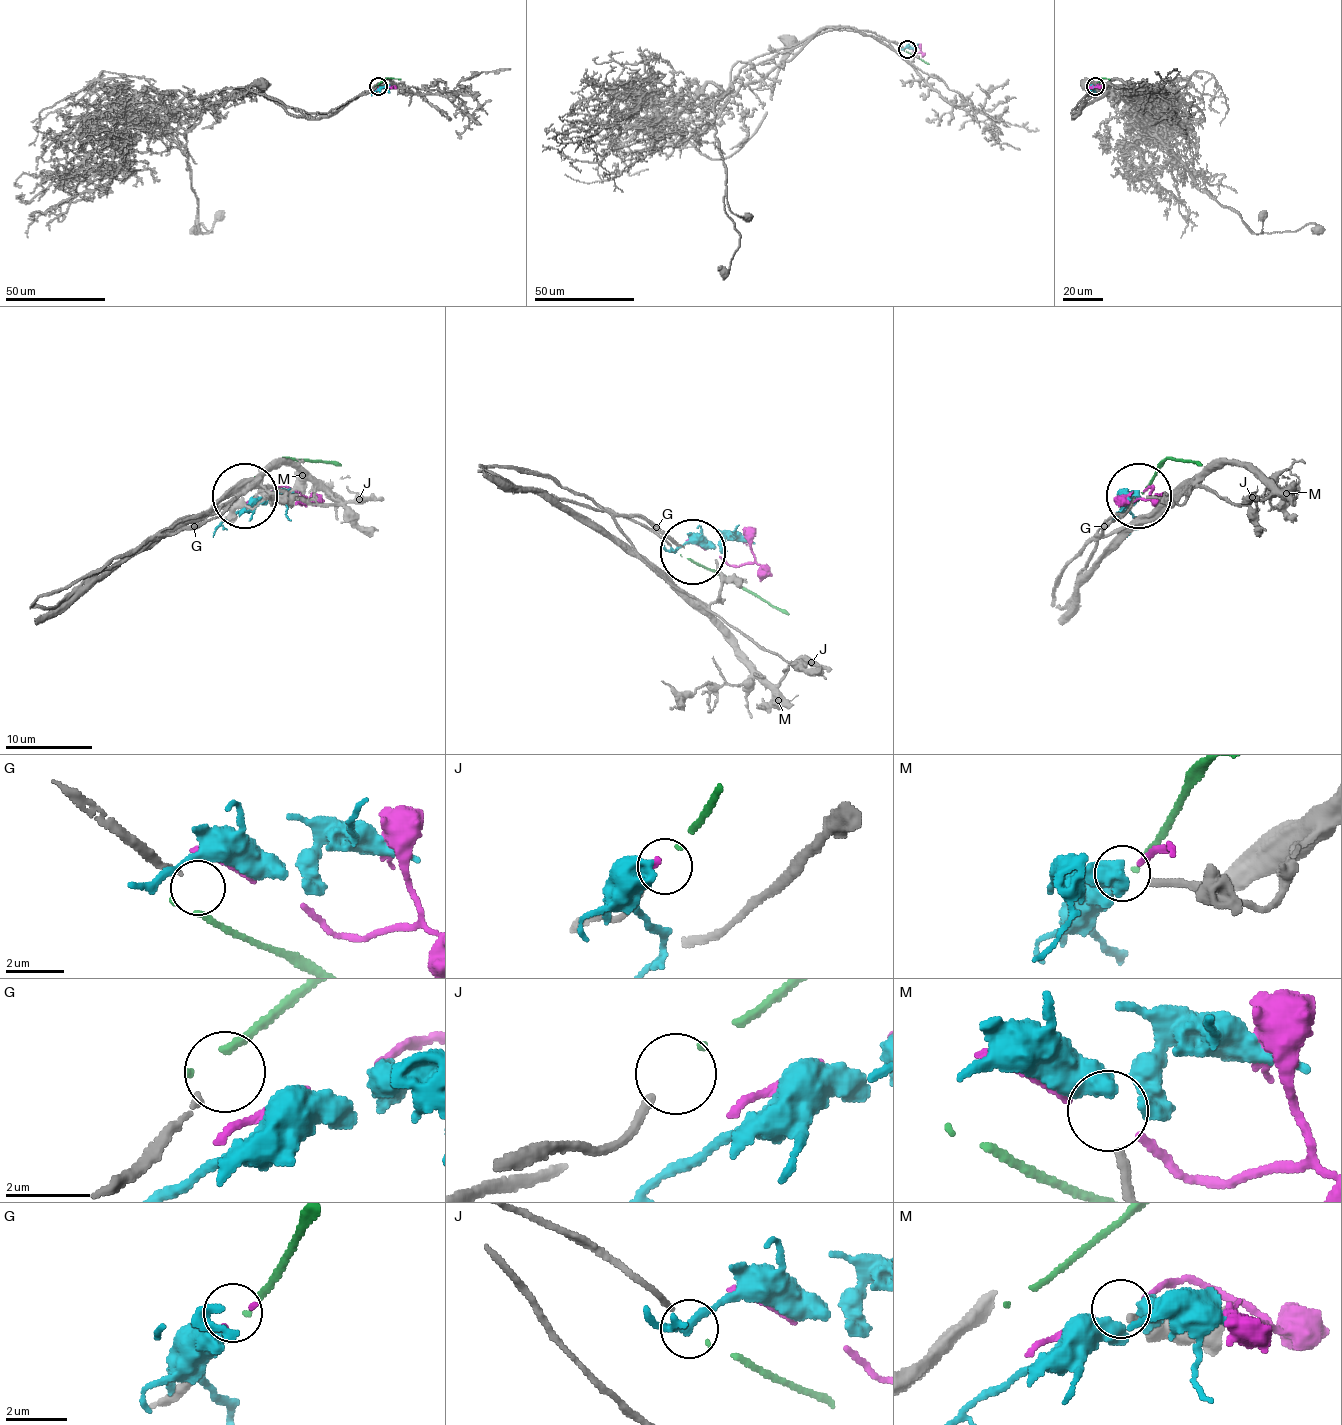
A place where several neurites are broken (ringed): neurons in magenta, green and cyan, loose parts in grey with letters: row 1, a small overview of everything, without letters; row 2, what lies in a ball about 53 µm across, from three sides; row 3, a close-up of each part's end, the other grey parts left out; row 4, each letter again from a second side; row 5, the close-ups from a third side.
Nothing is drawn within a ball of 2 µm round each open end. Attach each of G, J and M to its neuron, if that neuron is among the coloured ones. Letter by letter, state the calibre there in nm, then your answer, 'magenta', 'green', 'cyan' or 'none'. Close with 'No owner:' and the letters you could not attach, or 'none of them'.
G: 110 nm | none
J: 200 nm | green
M: 240 nm | cyan
No owner: G

